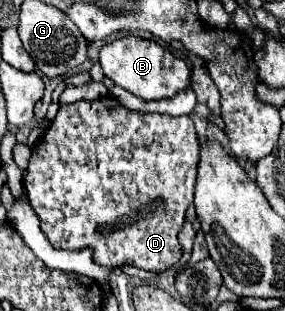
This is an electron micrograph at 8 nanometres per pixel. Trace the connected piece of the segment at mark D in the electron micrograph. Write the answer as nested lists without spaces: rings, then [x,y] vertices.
[[[97,99],[97,101],[79,101],[71,105],[61,105],[57,117],[51,121],[45,137],[33,147],[29,167],[25,171],[23,187],[27,191],[29,203],[35,209],[39,217],[39,225],[45,233],[45,237],[51,241],[55,249],[69,249],[69,251],[81,251],[91,249],[93,261],[97,265],[105,267],[123,267],[123,265],[135,265],[145,271],[167,271],[169,267],[177,265],[183,249],[177,241],[177,233],[181,225],[185,223],[185,211],[193,203],[193,189],[195,189],[195,177],[197,177],[197,165],[199,165],[199,139],[195,135],[195,125],[189,115],[171,117],[171,115],[159,115],[159,113],[137,113],[125,109],[117,99]]]

